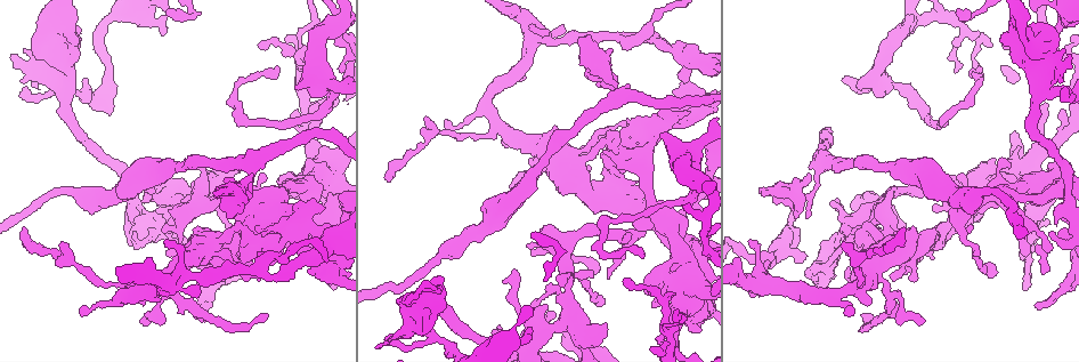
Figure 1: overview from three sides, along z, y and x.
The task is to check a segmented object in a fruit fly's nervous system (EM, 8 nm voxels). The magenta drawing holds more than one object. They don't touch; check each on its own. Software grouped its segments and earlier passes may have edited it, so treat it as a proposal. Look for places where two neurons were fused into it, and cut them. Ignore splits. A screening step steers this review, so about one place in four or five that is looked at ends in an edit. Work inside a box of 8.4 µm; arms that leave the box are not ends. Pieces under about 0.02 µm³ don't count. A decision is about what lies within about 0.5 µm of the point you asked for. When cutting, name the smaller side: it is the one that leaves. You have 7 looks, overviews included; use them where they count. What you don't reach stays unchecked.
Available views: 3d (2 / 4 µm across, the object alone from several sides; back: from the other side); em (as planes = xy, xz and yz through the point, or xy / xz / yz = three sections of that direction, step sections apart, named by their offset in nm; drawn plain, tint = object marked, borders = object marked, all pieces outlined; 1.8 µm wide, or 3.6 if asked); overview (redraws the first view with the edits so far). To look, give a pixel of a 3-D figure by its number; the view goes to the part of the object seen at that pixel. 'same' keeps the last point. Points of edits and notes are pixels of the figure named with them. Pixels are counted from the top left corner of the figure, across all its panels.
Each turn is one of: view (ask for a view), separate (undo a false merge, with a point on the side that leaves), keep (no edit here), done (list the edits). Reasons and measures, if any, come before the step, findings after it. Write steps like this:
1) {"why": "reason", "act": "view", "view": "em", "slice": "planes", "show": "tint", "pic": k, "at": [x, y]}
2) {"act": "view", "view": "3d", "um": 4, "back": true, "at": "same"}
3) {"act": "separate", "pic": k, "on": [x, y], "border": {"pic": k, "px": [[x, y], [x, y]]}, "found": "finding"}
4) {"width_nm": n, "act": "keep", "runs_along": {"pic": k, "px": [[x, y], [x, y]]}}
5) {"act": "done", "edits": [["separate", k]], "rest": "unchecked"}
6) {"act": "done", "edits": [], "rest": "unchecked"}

{"why": "thick turns thin", "act": "view", "view": "3d", "um": 4, "back": true, "pic": 1, "at": [838, 236]}

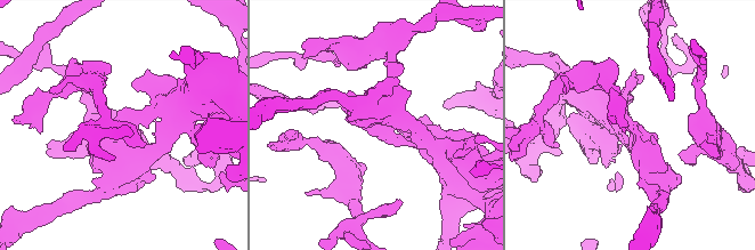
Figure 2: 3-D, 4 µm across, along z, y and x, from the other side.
{"arm_widths_nm": [240, 320], "why": "shape alone is not enough", "act": "view", "view": "em", "slice": "yz", "step": 8, "show": "tint", "pic": 2, "at": [375, 127]}

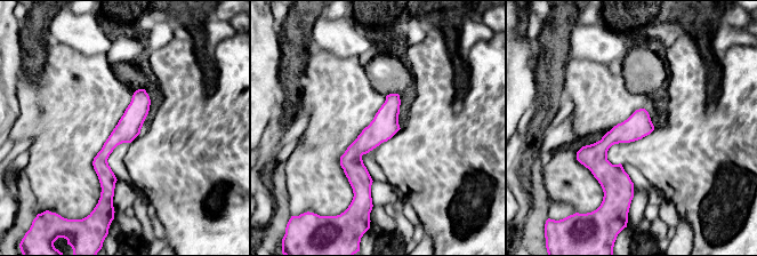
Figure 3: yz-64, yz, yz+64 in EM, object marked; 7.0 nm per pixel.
{"act": "view", "view": "em", "slice": "planes", "show": "borders", "at": "same"}

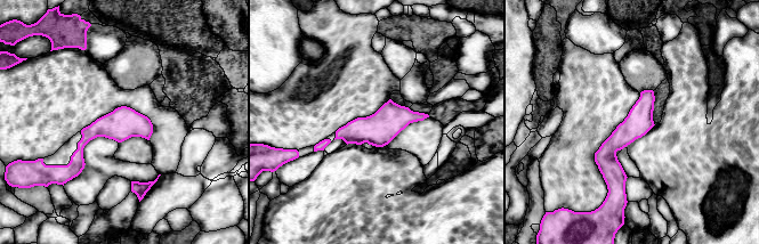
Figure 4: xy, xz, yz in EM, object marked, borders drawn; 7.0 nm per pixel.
{"act": "keep", "runs_along": {"pic": 4, "px": [[650, 92], [611, 147], [620, 192]]}, "found": "all the same neuron"}

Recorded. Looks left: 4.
{"why": "abrupt turn", "act": "view", "view": "em", "slice": "xy", "step": 8, "show": "tint", "pic": 1, "at": [498, 129]}

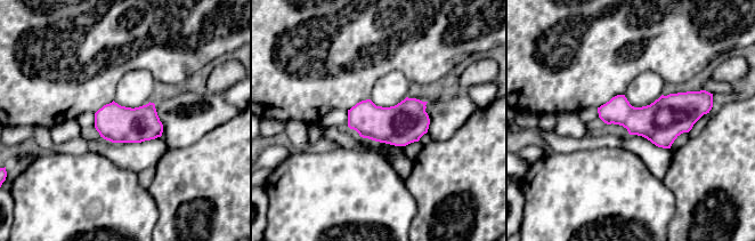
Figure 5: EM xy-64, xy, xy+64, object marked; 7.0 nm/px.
{"width_nm": 260, "act": "keep", "found": "one neuron here"}

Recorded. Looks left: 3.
{"why": "thick turns thin", "act": "view", "view": "em", "slice": "xy", "step": 4, "show": "tint", "pic": 1, "at": [692, 270]}

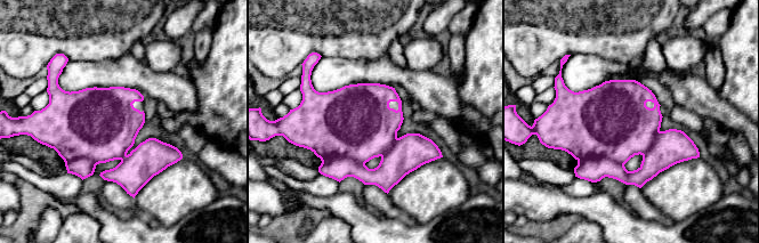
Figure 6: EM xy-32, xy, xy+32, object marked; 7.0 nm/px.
{"act": "keep", "found": "continuous, no second neuron"}

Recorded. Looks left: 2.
{"act": "done", "edits": [], "rest": "unchecked"}

